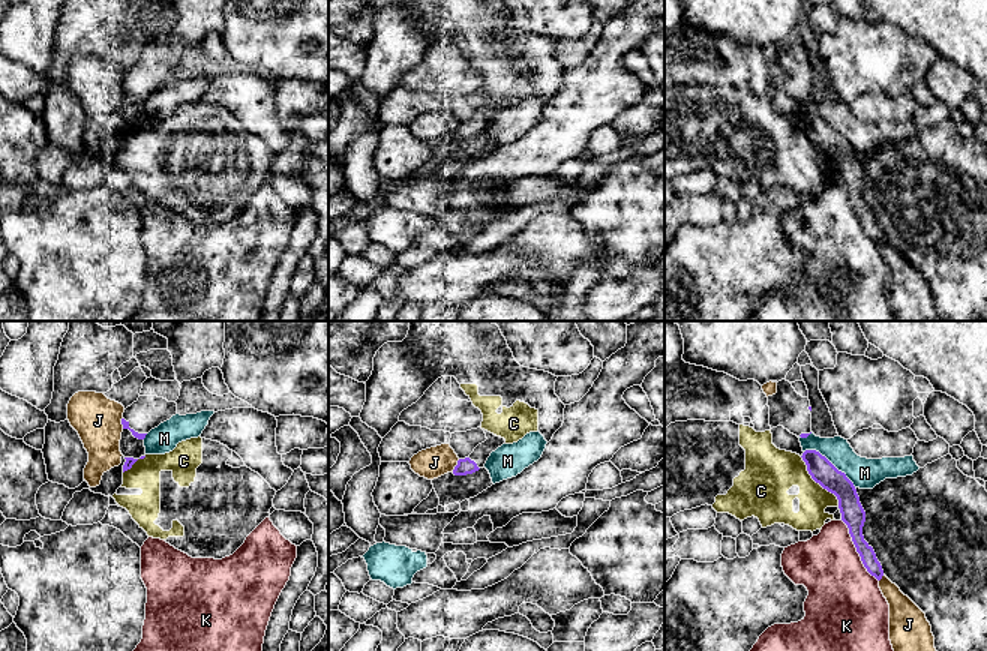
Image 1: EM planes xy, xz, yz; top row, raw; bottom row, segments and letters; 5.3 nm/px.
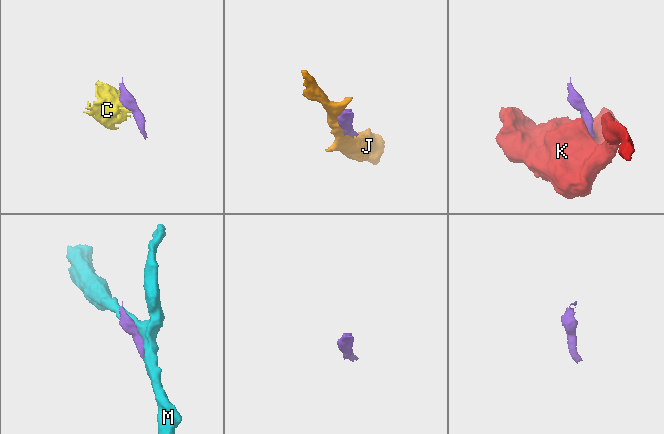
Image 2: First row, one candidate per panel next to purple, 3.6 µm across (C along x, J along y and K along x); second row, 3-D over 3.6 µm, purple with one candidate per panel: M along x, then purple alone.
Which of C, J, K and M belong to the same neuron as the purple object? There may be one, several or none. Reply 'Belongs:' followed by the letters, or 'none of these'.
Belongs: none of these

